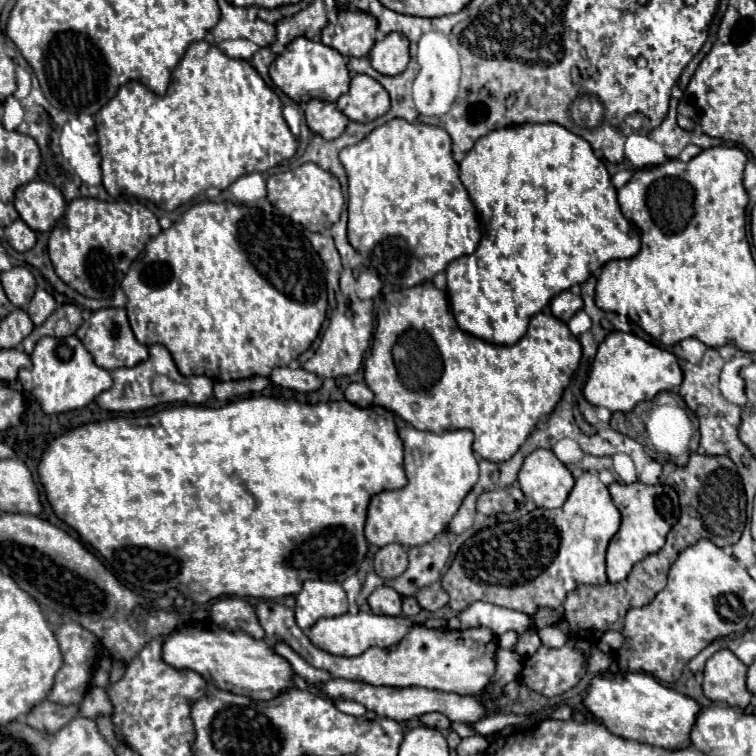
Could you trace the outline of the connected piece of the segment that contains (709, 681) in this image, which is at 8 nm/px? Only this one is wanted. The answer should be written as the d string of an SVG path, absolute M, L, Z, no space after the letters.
M720 649L704 667L704 695L730 707L748 707L752 693L746 689L746 665L730 651Z

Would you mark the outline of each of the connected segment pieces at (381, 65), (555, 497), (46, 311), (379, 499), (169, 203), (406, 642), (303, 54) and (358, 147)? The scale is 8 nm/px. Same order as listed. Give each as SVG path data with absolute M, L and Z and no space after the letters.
M390 33L370 51L372 67L382 75L398 75L408 65L408 39L400 33Z
M536 449L524 459L518 485L536 507L556 509L568 499L574 477L550 449Z
M36 289L30 305L28 305L28 315L32 319L32 323L38 327L40 323L44 323L44 319L48 319L56 309L56 301L50 293L46 293L44 289Z
M414 427L400 429L400 437L404 441L404 467L408 475L408 485L402 491L384 491L380 495L374 495L368 507L368 519L366 519L366 539L376 545L384 547L388 543L400 543L404 547L420 547L430 543L444 527L450 523L452 515L460 509L460 503L472 491L472 487L478 481L478 461L472 451L474 435L468 429L450 431L450 433L430 433L430 431L418 431Z
M196 41L188 47L186 55L174 69L174 79L164 97L158 97L138 81L130 81L94 115L94 121L98 151L102 157L102 185L106 191L112 197L120 193L134 195L162 207L164 211L174 211L208 187L224 191L240 175L252 171L264 173L280 161L290 159L298 147L296 137L290 133L282 117L278 95L254 73L248 61L230 59L216 45L206 41Z
M260 601L256 605L256 617L262 629L266 631L266 641L270 645L286 643L312 667L324 669L332 677L342 677L350 681L388 685L388 687L424 687L444 693L482 697L492 679L492 671L496 669L498 639L496 635L492 635L492 631L488 631L488 627L450 631L450 629L426 629L420 623L412 623L408 635L400 639L396 647L390 647L390 651L380 647L370 647L358 657L336 657L310 643L304 631L300 631L300 627L296 625L294 611L288 609L286 605L280 605L276 601Z
M306 37L294 39L282 55L270 65L270 77L278 89L282 89L292 101L306 103L308 99L320 99L328 103L336 103L340 95L348 91L350 73L346 59L332 47L322 45L320 41L312 41Z
M392 119L386 125L374 129L360 143L342 149L340 151L340 161L342 161L342 165L348 173L348 241L362 255L366 269L372 275L380 277L386 285L392 285L394 289L408 289L408 287L420 285L424 281L432 281L432 277L436 273L442 273L448 267L450 261L454 261L462 255L474 253L476 245L480 243L482 229L480 229L480 223L476 219L476 209L474 209L472 201L468 199L468 193L466 193L466 189L464 189L464 185L458 177L458 163L452 159L452 141L450 141L450 135L444 129L424 125L424 123L408 123L404 119Z

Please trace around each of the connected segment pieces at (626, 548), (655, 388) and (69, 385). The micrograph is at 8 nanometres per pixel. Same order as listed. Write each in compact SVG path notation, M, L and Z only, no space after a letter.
M636 481L632 485L612 483L608 489L614 499L614 505L622 515L622 525L618 533L612 537L606 551L606 575L610 583L620 583L628 577L636 561L642 561L644 557L664 547L668 531L680 517L680 503L678 493L666 485L644 485Z
M610 333L598 347L598 353L592 363L588 383L584 387L584 397L594 407L606 407L612 413L628 413L640 401L652 399L660 391L676 389L682 383L682 369L676 355L656 345L646 343L644 339L632 333Z
M76 335L64 339L56 337L40 339L30 359L32 359L32 369L30 371L22 369L18 381L22 383L22 389L36 399L36 403L42 407L46 415L68 413L86 407L102 391L112 387L110 373L94 363L92 355L86 351L86 347L80 343Z

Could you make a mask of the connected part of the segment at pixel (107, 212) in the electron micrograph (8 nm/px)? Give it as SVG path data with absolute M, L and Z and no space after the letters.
M78 197L74 199L66 213L58 219L56 227L50 233L50 241L48 241L48 253L52 247L52 265L56 275L60 275L60 279L64 279L64 283L68 283L68 287L72 287L74 291L78 291L84 297L90 299L110 299L114 295L114 291L120 287L128 267L132 265L132 261L140 255L140 251L144 249L144 245L156 237L160 233L160 225L156 215L142 203L134 201L98 201L92 197Z

